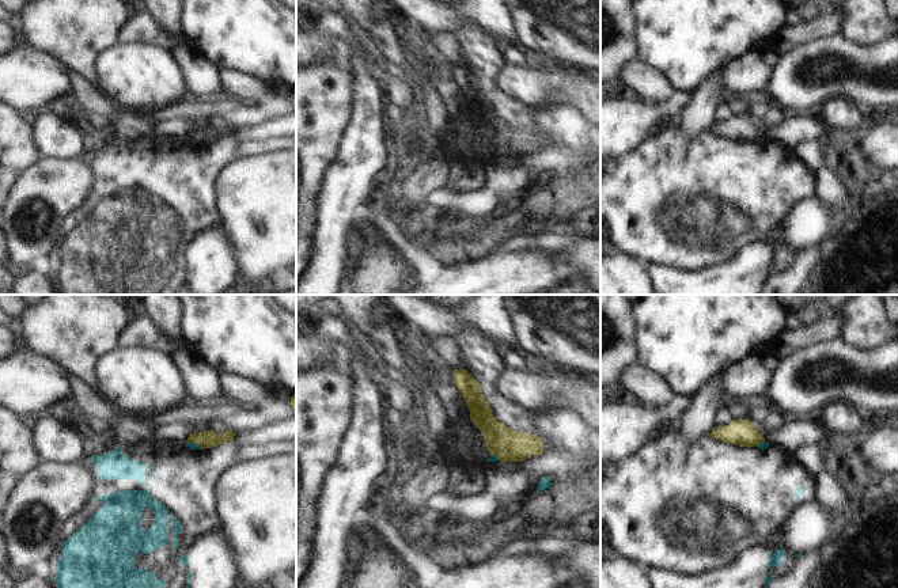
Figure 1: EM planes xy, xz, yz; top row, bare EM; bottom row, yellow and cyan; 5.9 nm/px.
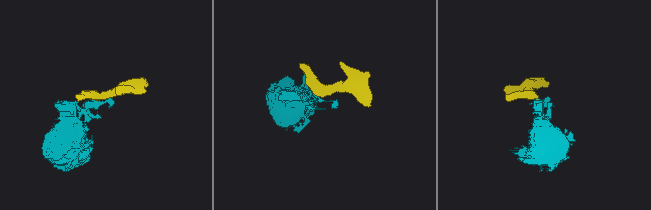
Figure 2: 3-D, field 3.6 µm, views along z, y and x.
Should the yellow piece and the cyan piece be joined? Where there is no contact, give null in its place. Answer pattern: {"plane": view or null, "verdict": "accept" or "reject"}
{"plane": "xy", "verdict": "reject"}

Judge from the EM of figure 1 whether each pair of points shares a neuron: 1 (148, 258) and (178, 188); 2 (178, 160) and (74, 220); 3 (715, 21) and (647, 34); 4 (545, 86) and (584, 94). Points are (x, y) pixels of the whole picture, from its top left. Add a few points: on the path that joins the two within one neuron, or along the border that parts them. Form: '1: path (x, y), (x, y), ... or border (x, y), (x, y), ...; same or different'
1: path (148, 241), (148, 217), (160, 205); same
2: path (152, 186), (118, 220), (99, 220); same
3: path (698, 21), (692, 21), (681, 31), (663, 31); same
4: path (554, 80), (571, 80), (575, 84); same

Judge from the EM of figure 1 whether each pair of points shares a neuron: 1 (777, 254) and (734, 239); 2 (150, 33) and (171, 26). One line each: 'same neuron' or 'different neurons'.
1: same neuron
2: different neurons

